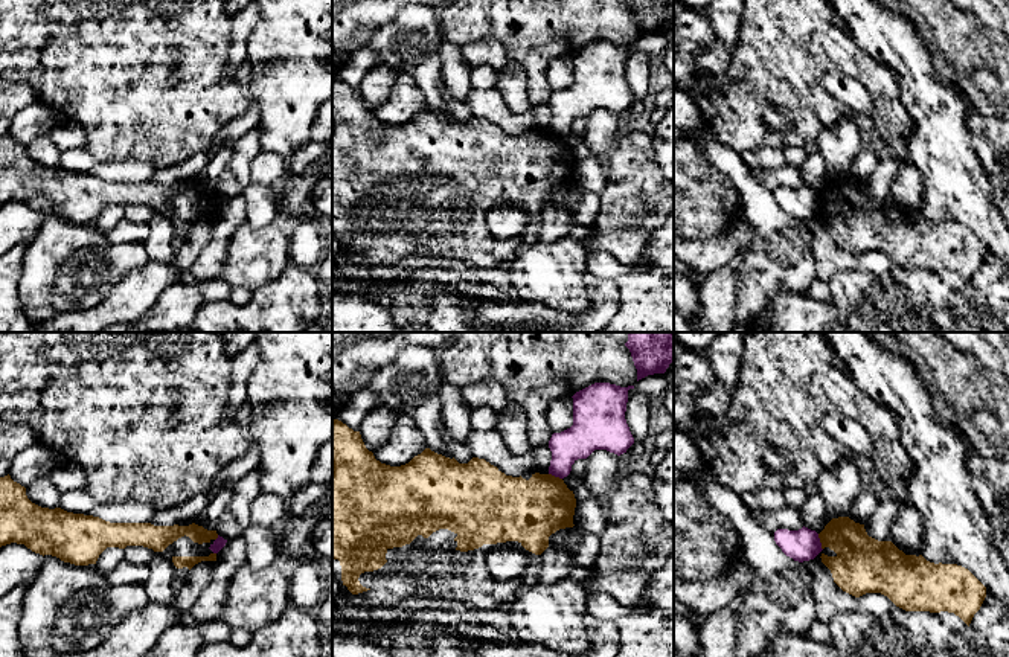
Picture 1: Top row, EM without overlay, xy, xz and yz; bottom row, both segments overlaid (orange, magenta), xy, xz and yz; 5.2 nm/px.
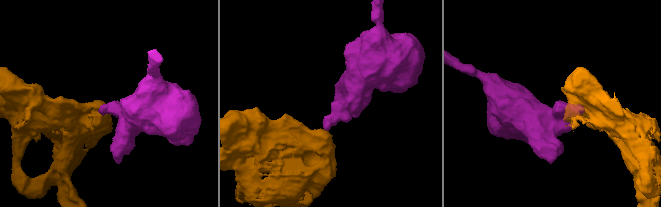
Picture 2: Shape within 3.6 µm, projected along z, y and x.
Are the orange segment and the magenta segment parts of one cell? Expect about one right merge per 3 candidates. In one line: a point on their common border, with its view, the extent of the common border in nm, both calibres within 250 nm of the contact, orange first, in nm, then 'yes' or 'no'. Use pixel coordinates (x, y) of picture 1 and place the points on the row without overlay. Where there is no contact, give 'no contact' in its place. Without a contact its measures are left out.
yz (820, 200) | 90 nm | 280/170 nm | no

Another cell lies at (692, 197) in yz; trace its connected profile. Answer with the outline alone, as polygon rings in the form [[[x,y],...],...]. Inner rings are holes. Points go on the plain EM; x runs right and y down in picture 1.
[[[687,139],[674,142],[674,236],[690,241],[727,233],[739,215],[741,198],[730,180],[719,172]]]

